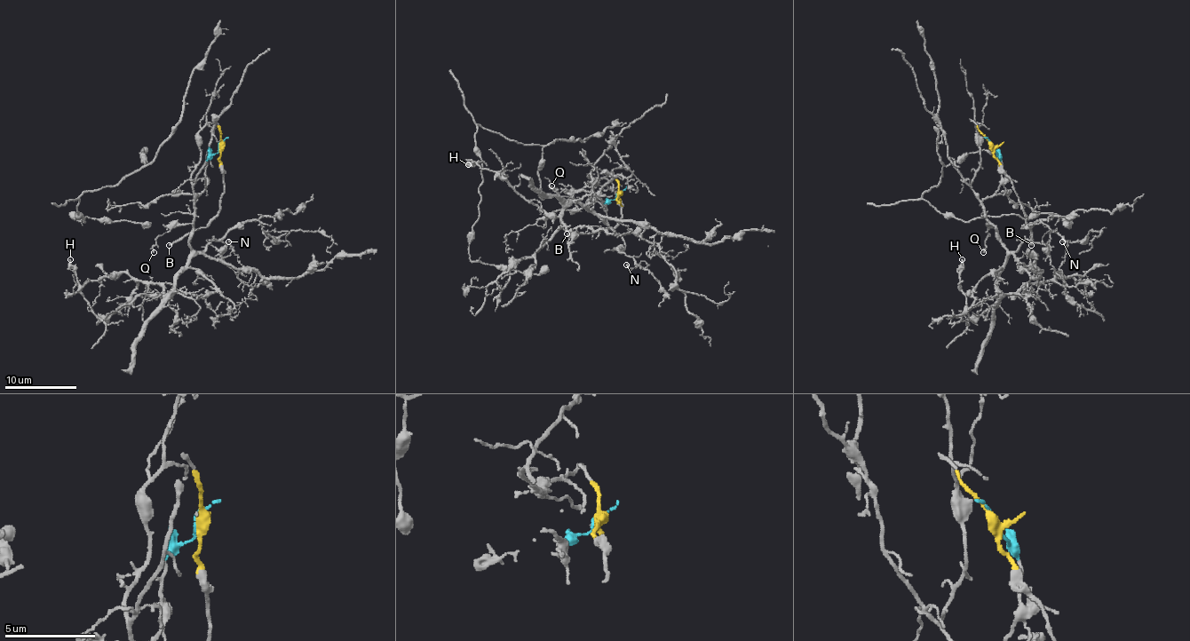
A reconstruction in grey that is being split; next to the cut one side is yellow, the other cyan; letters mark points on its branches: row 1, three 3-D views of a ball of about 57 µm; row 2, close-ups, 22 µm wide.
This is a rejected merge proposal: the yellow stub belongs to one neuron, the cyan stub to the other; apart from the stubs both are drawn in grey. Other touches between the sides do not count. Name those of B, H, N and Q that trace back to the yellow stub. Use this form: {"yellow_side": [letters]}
{"yellow_side": ["B"]}

